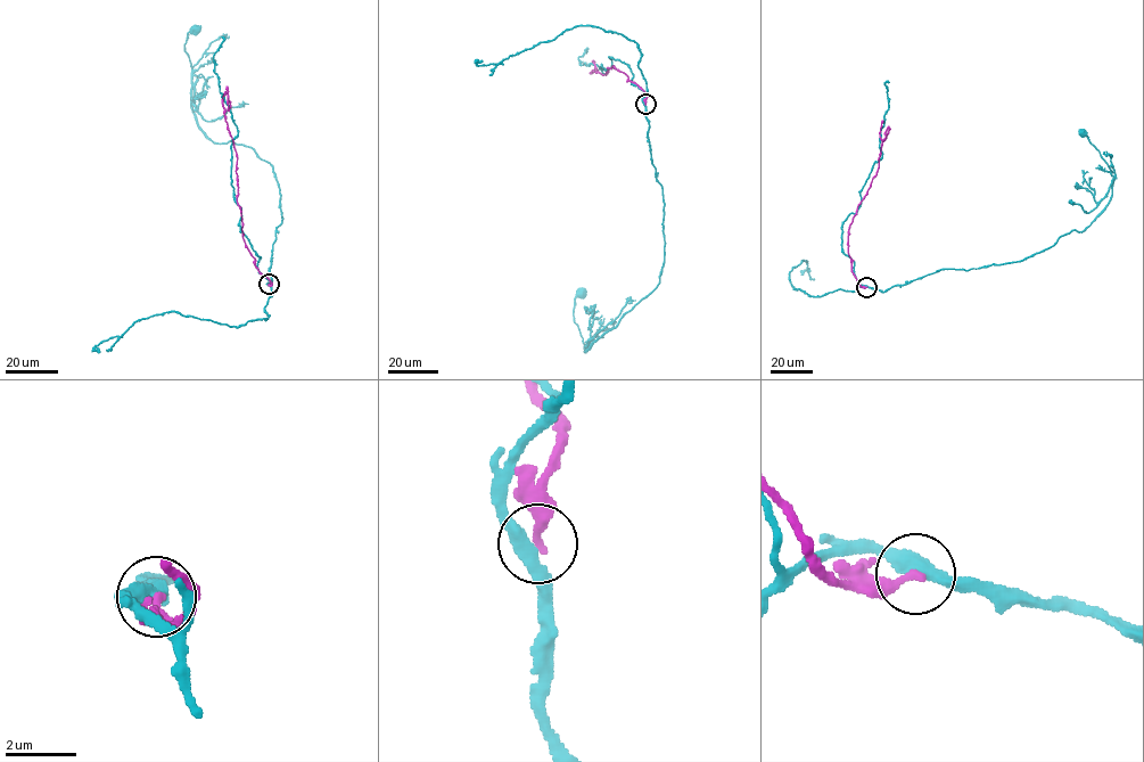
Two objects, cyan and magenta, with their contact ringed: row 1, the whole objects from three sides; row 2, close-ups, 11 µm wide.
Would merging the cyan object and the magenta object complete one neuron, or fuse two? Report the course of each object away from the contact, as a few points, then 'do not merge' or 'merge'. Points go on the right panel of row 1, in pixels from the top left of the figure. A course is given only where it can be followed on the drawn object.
course cyan (866, 287), (885, 292), (944, 269), (1020, 261), (1061, 236), (1085, 230), (1109, 203), (1114, 173), (1083, 132); course magenta (866, 287), (862, 287), (852, 270), (848, 230), (878, 169), (882, 140), (889, 129), (881, 140), (883, 120); do not merge

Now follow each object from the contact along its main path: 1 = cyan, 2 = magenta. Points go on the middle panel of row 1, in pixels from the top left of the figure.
1: (644, 104), (651, 163), (664, 204), (659, 280), (585, 352), (573, 311), (579, 293)
2: (644, 104), (647, 95), (624, 73), (614, 65), (606, 74), (590, 73), (598, 71), (592, 62)

